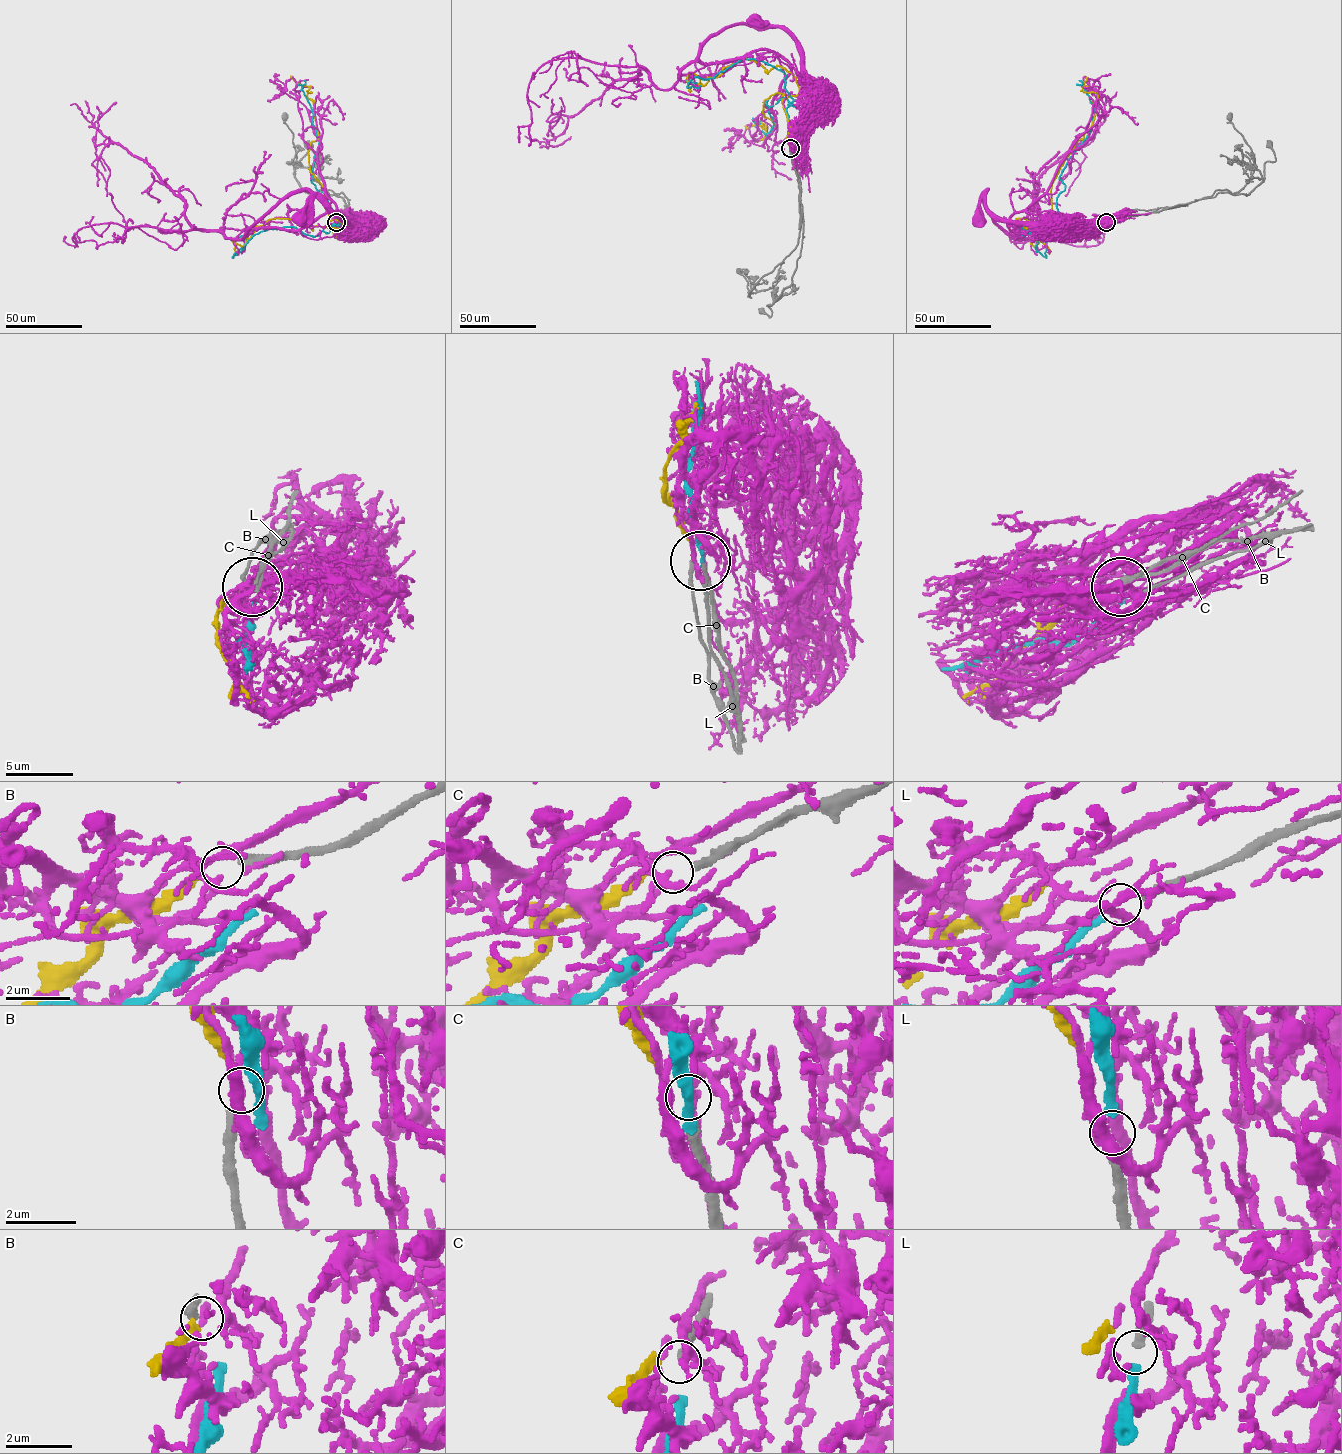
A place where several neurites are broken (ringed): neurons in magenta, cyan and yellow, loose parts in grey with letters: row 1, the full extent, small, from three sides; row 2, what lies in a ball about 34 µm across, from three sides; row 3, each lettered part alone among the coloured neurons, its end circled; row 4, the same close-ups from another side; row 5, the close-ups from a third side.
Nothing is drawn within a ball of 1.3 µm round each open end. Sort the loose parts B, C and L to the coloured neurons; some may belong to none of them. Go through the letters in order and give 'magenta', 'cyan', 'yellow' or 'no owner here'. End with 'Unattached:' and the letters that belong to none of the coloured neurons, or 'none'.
B: yellow
C: no owner here
L: cyan
Unattached: C

